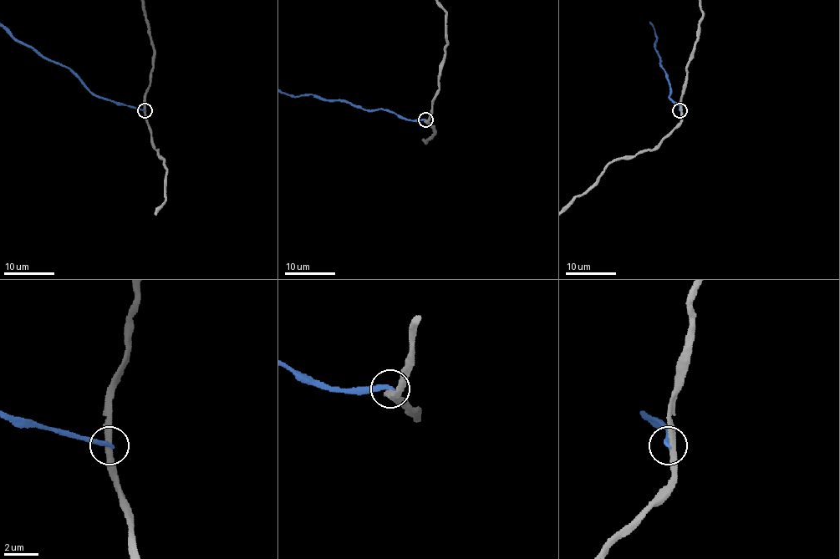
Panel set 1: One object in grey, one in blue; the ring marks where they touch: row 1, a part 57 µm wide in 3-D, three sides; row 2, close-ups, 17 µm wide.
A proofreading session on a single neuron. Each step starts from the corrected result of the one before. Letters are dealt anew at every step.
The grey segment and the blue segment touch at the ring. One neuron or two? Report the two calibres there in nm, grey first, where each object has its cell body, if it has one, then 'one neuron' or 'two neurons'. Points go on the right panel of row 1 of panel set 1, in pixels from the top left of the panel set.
360 nm thick on the grey side, 240 nm on the other; no cell body on grey; no cell body on blue; two neurons

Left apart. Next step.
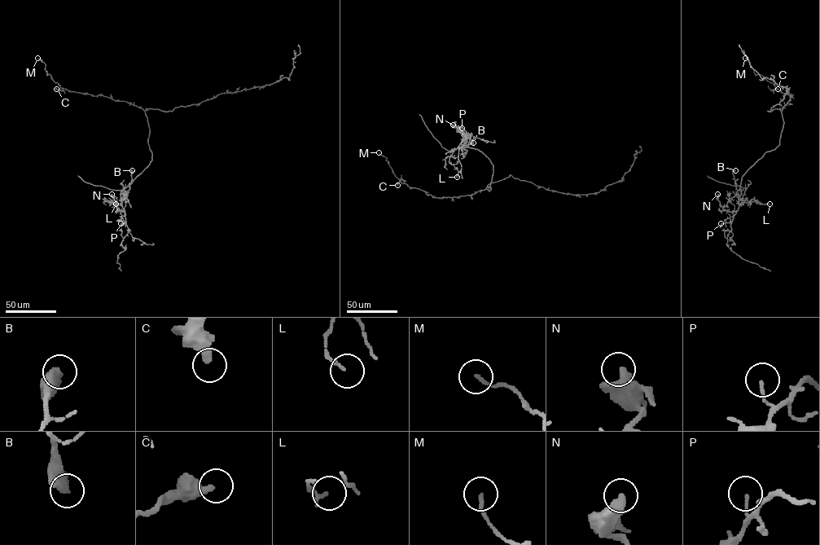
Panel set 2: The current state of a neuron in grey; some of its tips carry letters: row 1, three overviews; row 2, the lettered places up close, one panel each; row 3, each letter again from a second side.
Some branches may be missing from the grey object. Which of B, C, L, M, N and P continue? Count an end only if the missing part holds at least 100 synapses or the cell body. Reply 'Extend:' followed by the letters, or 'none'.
Extend: none

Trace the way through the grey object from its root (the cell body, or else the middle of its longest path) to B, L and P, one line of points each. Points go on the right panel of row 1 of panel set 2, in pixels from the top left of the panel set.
B: (782, 116), (784, 124), (779, 144), (766, 151), (742, 177), (739, 199), (732, 173), (735, 170)
L: (782, 116), (784, 124), (779, 144), (747, 170), (740, 185), (739, 204), (756, 200), (769, 204)
P: (782, 116), (784, 124), (779, 144), (766, 151), (742, 177), (738, 210), (731, 221), (721, 223)

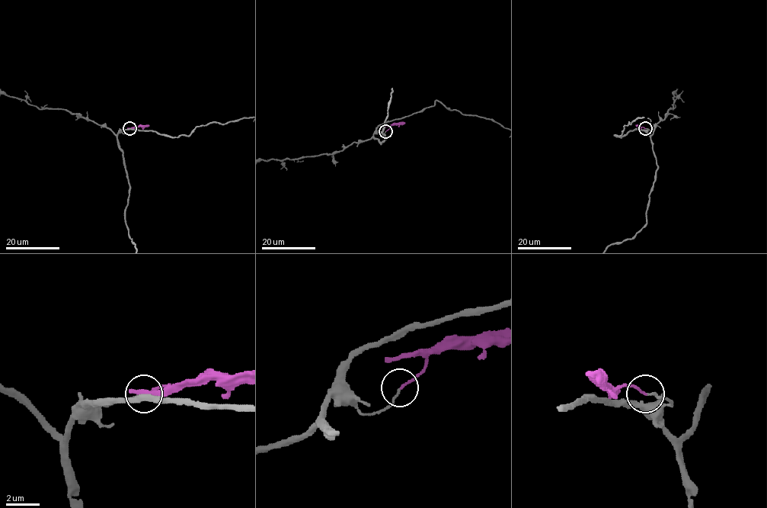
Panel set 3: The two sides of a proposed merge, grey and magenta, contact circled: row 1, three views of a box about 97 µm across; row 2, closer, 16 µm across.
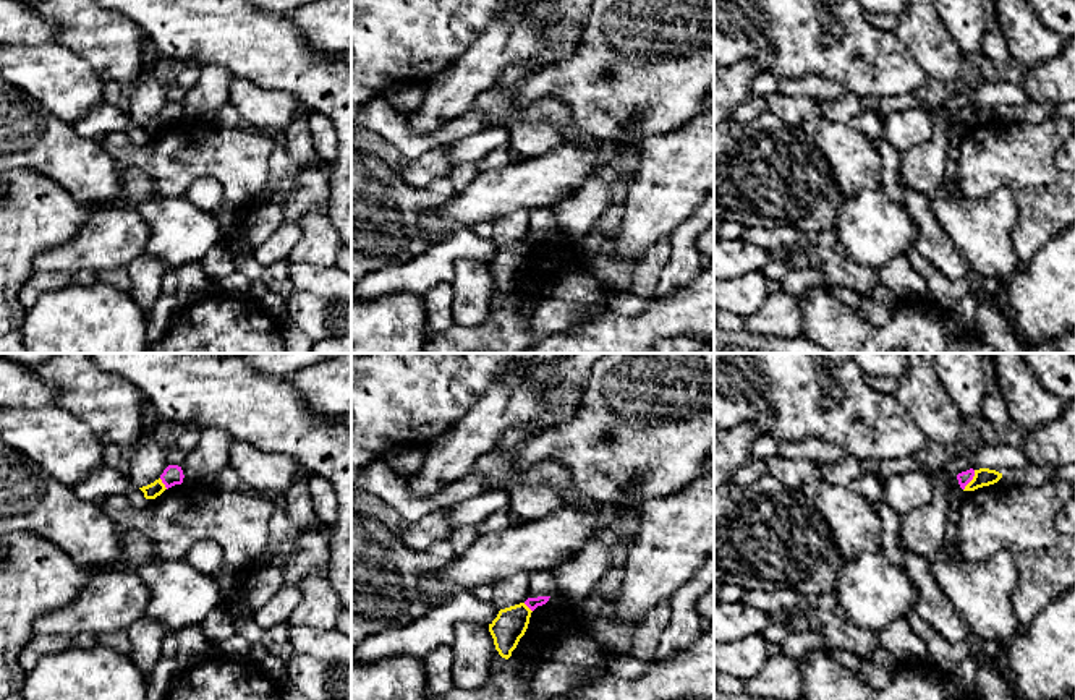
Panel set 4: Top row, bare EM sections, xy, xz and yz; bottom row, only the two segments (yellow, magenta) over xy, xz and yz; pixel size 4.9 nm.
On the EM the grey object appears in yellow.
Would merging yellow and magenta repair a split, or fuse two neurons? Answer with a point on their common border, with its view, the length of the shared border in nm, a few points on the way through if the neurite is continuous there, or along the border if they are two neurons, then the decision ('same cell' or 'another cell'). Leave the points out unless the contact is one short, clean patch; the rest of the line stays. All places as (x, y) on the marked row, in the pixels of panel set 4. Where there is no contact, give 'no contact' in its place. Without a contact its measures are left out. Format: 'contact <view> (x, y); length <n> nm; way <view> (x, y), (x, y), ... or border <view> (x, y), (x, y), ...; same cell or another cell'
contact yz (972, 480); length 120 nm; border yz (975, 470), (975, 475), (964, 490); another cell

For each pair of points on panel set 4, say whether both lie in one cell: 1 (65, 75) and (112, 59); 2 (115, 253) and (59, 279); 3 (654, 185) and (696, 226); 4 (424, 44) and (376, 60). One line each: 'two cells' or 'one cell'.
1: two cells
2: two cells
3: two cells
4: one cell

